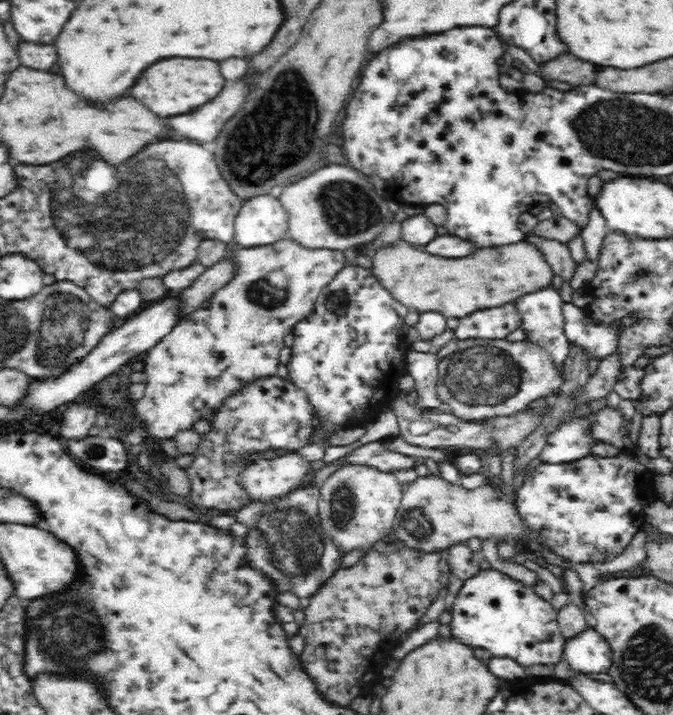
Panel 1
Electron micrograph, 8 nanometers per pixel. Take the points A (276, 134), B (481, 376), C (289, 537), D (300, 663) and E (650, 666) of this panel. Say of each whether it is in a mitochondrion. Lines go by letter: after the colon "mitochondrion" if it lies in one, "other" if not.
A: mitochondrion
B: mitochondrion
C: mitochondrion
D: other
E: mitochondrion

